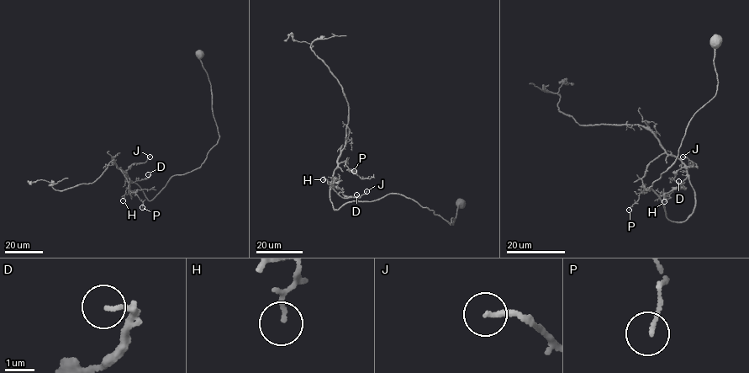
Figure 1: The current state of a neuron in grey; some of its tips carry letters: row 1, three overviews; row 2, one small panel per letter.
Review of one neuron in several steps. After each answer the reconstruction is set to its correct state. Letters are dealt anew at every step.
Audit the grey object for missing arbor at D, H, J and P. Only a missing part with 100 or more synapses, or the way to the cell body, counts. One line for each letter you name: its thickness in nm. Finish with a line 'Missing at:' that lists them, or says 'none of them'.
Missing at: none of them

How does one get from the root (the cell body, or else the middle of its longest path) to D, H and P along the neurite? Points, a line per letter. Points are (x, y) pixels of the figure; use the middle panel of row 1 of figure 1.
D: (461, 204), (452, 225), (453, 218), (450, 224), (399, 194), (334, 210), (329, 192), (356, 194)
H: (461, 204), (452, 225), (453, 218), (450, 224), (397, 194), (334, 210), (333, 188), (323, 179)
P: (461, 204), (452, 225), (453, 218), (450, 224), (397, 194), (334, 210), (334, 170), (345, 160), (354, 171)

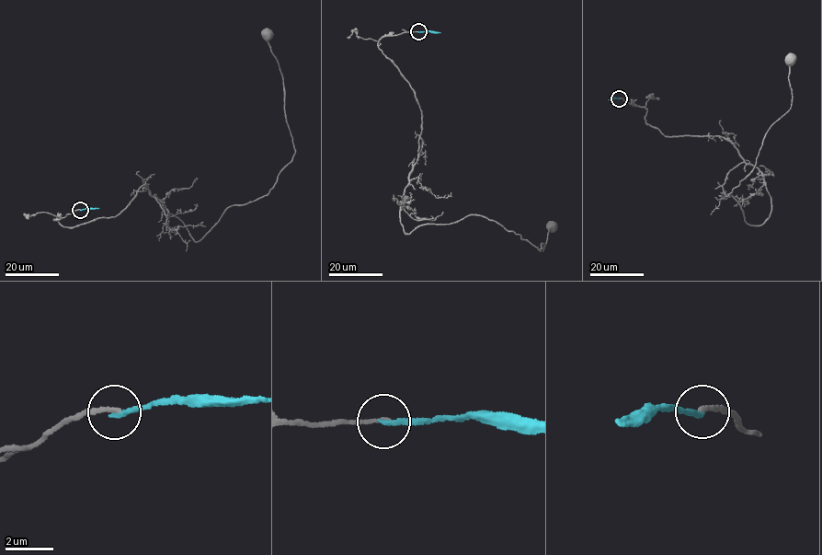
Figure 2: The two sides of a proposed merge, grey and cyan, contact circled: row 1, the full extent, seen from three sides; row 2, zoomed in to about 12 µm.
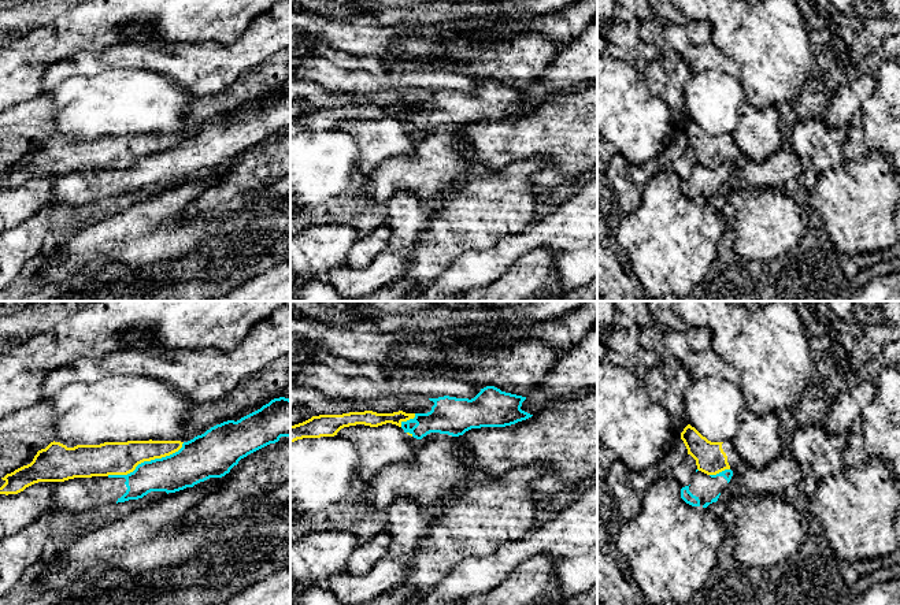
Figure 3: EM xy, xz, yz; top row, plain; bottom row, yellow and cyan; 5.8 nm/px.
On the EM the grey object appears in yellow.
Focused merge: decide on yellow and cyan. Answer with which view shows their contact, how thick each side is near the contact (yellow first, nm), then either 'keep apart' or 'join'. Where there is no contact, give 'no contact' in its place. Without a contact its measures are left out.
meets yellow in xy; 190 nm thick on the yellow side, 220 nm on the other; keep apart

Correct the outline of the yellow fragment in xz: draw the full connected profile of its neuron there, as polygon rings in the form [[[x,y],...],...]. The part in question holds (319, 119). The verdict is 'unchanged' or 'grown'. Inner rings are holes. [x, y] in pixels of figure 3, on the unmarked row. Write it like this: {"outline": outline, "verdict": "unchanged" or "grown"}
{"outline": [[[364,104],[342,108],[319,108],[312,110],[303,116],[290,119],[290,136],[303,131],[334,130],[341,122],[356,118],[378,120],[386,116],[392,116],[401,120],[403,115],[414,111],[415,107],[405,107],[403,104],[393,107],[377,107],[373,104]]], "verdict": "unchanged"}

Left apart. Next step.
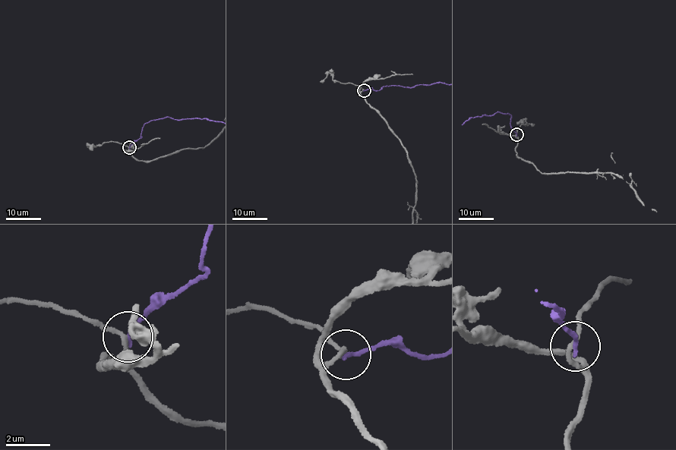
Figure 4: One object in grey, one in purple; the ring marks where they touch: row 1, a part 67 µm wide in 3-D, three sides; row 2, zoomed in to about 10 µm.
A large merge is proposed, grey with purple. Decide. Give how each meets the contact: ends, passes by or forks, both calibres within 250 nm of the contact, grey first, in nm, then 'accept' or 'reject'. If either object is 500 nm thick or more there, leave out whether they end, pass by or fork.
grey passes by | purple ends | 180/200 nm | reject

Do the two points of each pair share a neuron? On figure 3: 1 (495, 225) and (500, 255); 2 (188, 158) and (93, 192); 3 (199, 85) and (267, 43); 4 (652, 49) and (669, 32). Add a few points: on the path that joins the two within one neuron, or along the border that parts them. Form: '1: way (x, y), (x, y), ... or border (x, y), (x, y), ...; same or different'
1: border (525, 227), (504, 236), (491, 248), (466, 252); different
2: way (165, 167), (150, 169), (133, 179), (117, 181); same
3: way (215, 70), (251, 49); same
4: border (648, 43), (652, 43), (660, 51); different

